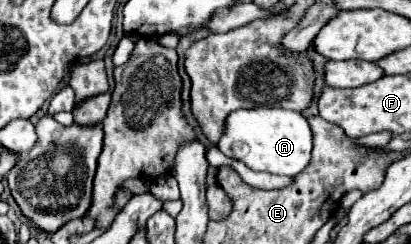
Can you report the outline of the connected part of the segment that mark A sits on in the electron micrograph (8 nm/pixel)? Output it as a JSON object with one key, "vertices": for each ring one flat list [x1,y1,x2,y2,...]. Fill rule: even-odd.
{"vertices":[[276,107,238,109,228,115,224,133,218,141,218,149,236,161,242,161,252,171,266,171,274,175,294,177,310,163,312,133,310,125,298,111,286,111]]}

